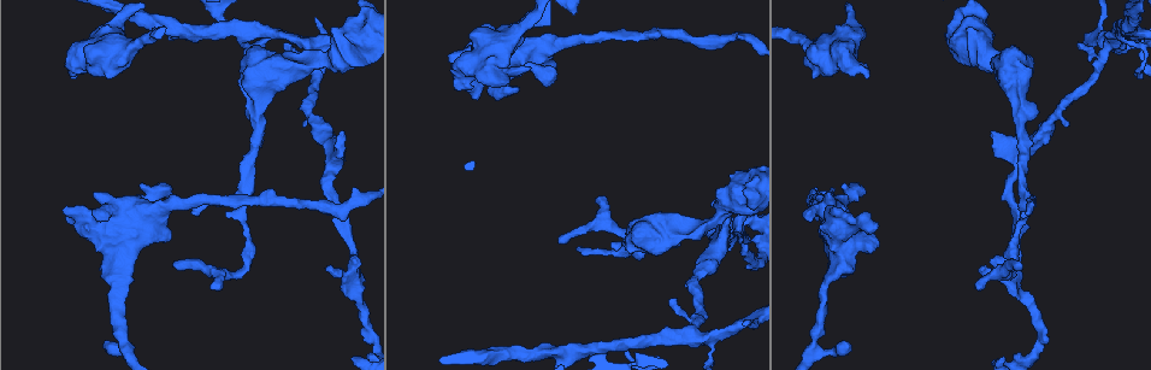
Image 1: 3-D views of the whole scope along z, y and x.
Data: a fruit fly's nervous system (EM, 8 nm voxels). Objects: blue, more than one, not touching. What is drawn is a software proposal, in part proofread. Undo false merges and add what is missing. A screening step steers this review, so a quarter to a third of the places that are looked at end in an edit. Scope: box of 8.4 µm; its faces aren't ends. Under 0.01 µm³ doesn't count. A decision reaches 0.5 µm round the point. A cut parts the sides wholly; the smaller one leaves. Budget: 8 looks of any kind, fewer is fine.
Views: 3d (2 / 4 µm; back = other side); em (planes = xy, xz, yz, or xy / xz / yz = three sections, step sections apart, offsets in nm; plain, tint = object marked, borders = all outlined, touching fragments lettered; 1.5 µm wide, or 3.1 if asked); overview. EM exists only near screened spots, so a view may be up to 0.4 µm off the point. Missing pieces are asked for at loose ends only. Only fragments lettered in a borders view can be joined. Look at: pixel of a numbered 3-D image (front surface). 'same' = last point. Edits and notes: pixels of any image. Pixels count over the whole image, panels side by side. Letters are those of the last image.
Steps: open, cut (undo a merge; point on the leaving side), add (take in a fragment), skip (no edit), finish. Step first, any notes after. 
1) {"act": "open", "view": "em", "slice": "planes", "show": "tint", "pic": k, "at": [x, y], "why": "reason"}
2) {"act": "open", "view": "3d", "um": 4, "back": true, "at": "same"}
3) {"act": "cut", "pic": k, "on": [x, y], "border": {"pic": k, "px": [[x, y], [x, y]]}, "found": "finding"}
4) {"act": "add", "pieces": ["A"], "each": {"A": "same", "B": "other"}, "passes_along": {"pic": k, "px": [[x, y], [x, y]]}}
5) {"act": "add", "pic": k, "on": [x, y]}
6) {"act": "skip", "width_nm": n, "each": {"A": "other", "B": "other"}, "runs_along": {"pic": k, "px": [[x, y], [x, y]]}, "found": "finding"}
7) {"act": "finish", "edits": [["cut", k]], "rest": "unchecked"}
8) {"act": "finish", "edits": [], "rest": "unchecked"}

{"act": "open", "view": "3d", "um": 4, "back": true, "pic": 1, "at": [357, 261]}

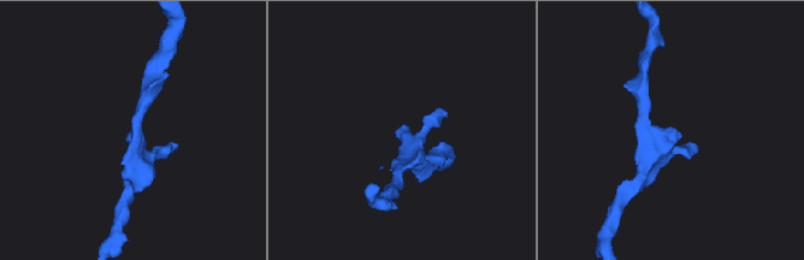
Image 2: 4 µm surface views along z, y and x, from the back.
{"act": "open", "view": "em", "slice": "planes", "show": "borders", "pic": 2, "at": [404, 124], "why": "shape alone is not enough"}

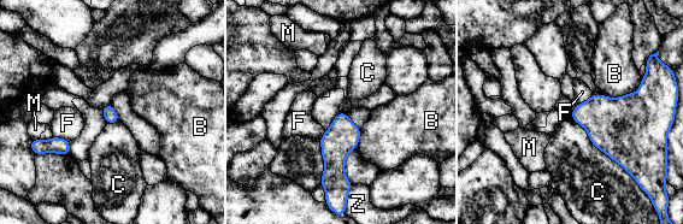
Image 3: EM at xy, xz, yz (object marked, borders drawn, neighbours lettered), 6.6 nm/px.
{"act": "skip", "each": {"B": "other", "C": "other", "F": "other", "M": "other", "Z": "other"}, "border": {"pic": 3, "px": [[573, 119], [596, 147], [630, 174]]}, "found": "no lettered fragment goes on from it"}

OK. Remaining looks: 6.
{"act": "open", "view": "em", "slice": "yz", "step": 4, "show": "tint", "pic": 1, "at": [357, 356]}

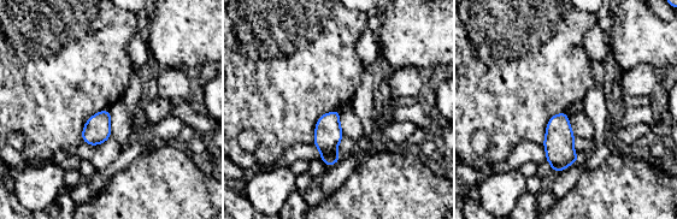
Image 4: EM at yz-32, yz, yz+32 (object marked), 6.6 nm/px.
{"act": "open", "view": "em", "slice": "planes", "show": "borders", "at": "same"}

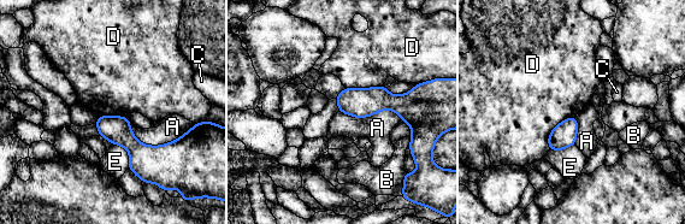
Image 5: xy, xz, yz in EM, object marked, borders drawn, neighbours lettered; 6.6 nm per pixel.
{"act": "skip", "each": {"A": "other", "B": "other", "C": "other", "D": "other", "E": "other"}, "border": {"pic": 5, "px": [[574, 115], [551, 130], [548, 148]]}, "found": "no lettered fragment goes on from it"}

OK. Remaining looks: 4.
{"act": "open", "view": "3d", "um": 2, "pic": 1, "at": [126, 350], "why": "side arm on a straight run"}

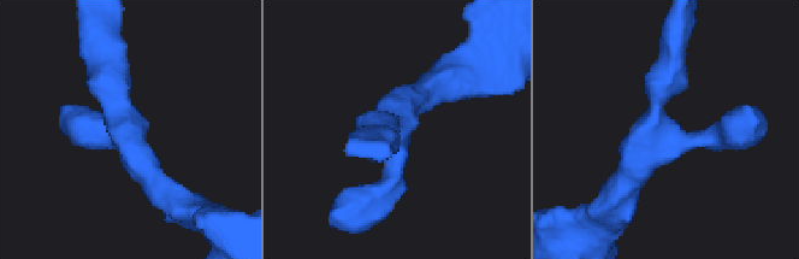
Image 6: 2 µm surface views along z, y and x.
{"act": "open", "view": "em", "slice": "planes", "show": "borders", "pic": 6, "at": [403, 112], "why": "shape alone is not enough"}

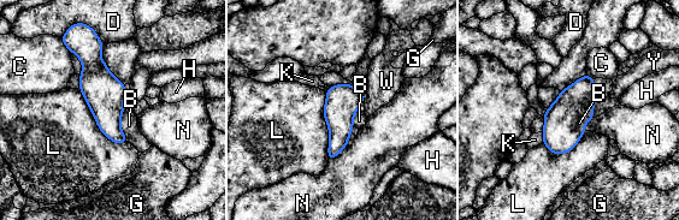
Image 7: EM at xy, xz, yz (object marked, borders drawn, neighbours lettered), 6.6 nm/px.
{"act": "skip", "width_nm": 220, "longest_contact_nm": ["L", 500], "each": {"B": "other", "C": "other", "D": "other", "G": "other", "H": "other", "K": "other", "L": "other", "N": "other", "W": "other", "Y": "other"}, "found": "all the same cell"}

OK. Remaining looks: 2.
{"act": "finish", "edits": [], "rest": "unchecked"}

